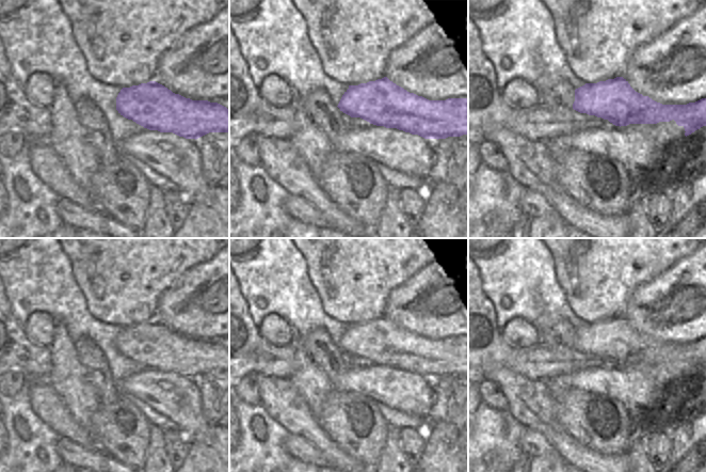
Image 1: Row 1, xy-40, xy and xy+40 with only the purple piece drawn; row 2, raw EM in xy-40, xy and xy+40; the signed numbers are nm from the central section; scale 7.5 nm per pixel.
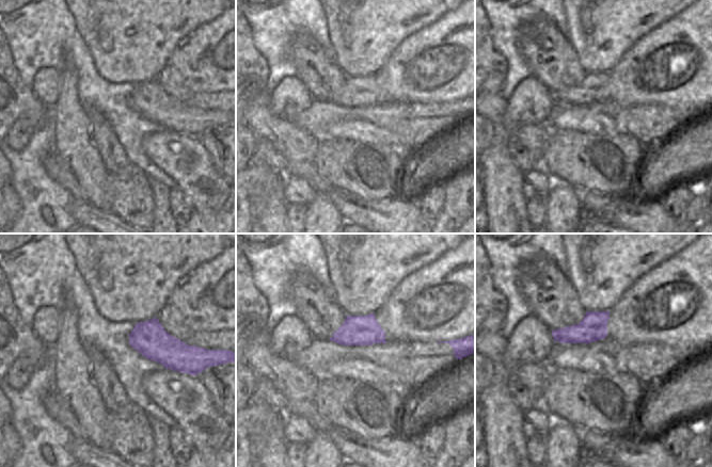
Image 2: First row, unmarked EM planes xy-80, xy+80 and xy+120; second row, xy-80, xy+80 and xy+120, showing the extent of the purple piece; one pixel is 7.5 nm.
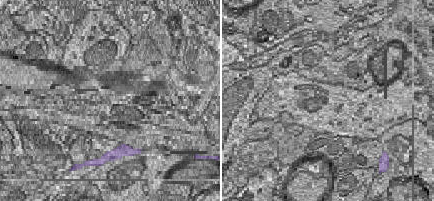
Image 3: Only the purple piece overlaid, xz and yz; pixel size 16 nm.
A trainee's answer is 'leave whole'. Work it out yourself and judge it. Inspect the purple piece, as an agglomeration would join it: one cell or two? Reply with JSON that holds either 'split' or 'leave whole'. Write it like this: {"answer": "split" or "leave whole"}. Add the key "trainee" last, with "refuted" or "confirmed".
{"answer": "split", "trainee": "refuted"}

